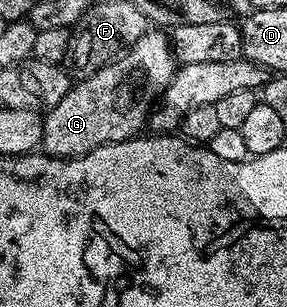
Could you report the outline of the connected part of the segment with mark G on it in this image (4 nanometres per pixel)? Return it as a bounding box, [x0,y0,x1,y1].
[41,30,177,160]

